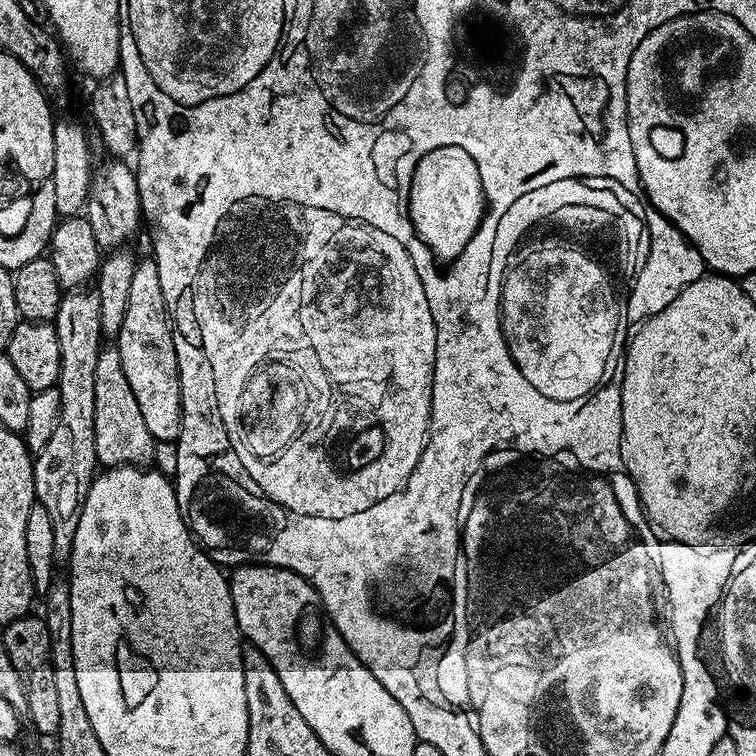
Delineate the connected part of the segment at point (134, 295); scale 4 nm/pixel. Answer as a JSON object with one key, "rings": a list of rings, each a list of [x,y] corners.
{"rings":[[[141,259],[130,283],[130,300],[118,337],[122,358],[122,370],[126,370],[126,382],[134,390],[134,398],[142,409],[142,418],[150,434],[157,440],[175,442],[180,436],[182,418],[182,394],[178,354],[174,350],[173,327],[164,304],[162,282],[158,282],[158,266],[155,259]]]}

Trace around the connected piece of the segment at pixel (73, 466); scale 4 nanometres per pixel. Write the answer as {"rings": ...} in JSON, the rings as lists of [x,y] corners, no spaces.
{"rings":[[[68,290],[61,295],[58,314],[55,318],[58,334],[58,354],[60,369],[56,388],[60,392],[60,413],[54,426],[54,434],[50,434],[50,442],[35,453],[32,461],[34,474],[34,490],[36,503],[46,506],[46,514],[50,514],[50,526],[54,529],[54,558],[57,565],[69,563],[74,534],[78,534],[78,518],[84,509],[86,494],[98,472],[96,447],[94,446],[94,369],[98,366],[98,354],[102,347],[102,335],[99,326],[99,294],[96,290]]]}

